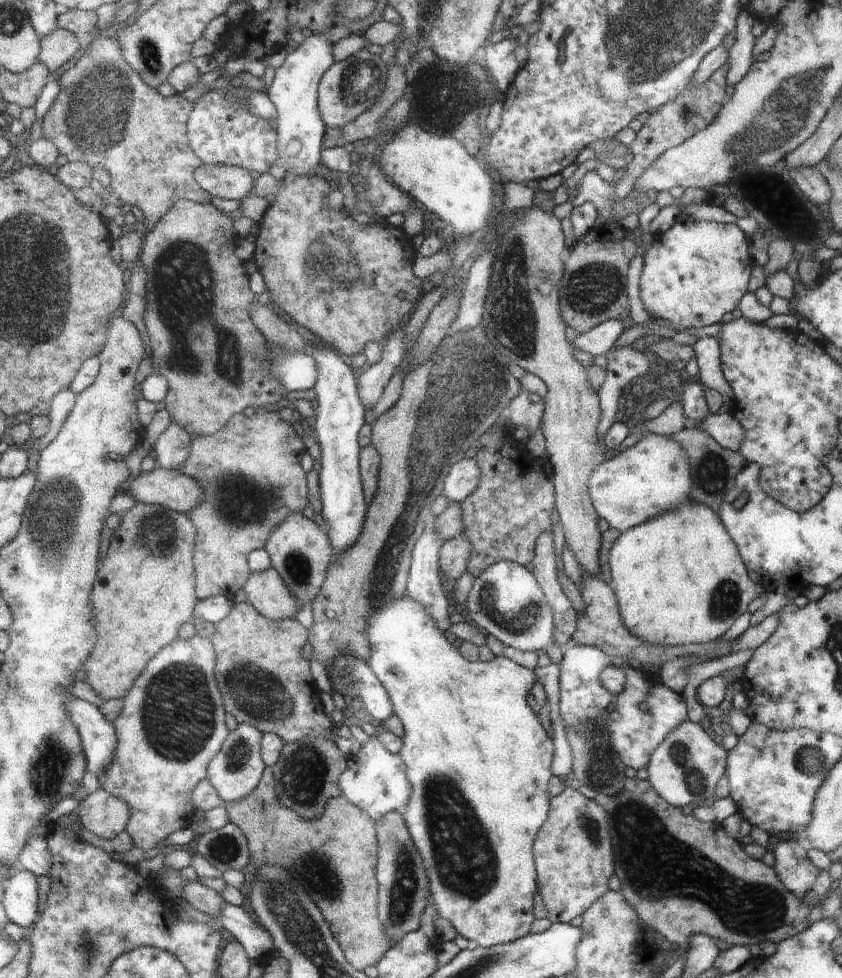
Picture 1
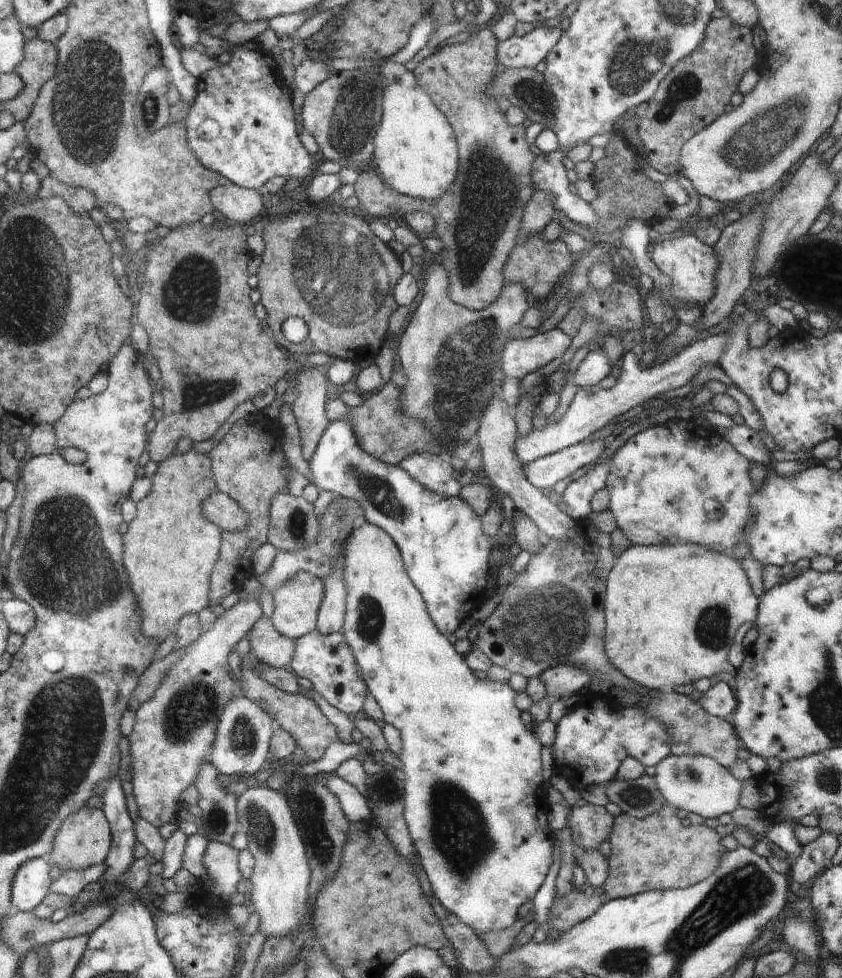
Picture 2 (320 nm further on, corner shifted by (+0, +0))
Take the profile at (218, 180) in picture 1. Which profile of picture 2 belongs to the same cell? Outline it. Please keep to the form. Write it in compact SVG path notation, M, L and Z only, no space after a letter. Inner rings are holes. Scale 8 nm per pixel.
M230 184L228 187L216 187L211 195L212 200L215 200L216 210L228 224L249 227L248 222L252 222L262 210L260 194L254 189Z

